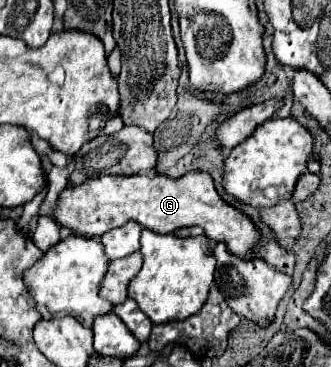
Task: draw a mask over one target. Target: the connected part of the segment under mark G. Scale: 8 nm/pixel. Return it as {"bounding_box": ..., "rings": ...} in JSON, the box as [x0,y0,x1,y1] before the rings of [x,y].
{"bounding_box":[52,171,262,259],"rings":[[[190,171],[178,179],[158,173],[88,179],[80,185],[66,187],[60,193],[58,207],[52,215],[62,227],[72,229],[74,235],[82,237],[100,237],[130,219],[138,221],[144,229],[150,229],[154,233],[172,233],[180,227],[198,225],[204,229],[206,237],[212,243],[224,243],[232,255],[236,253],[236,257],[242,259],[254,257],[254,249],[262,237],[252,219],[240,209],[226,203],[218,195],[214,179],[202,171]]]}

